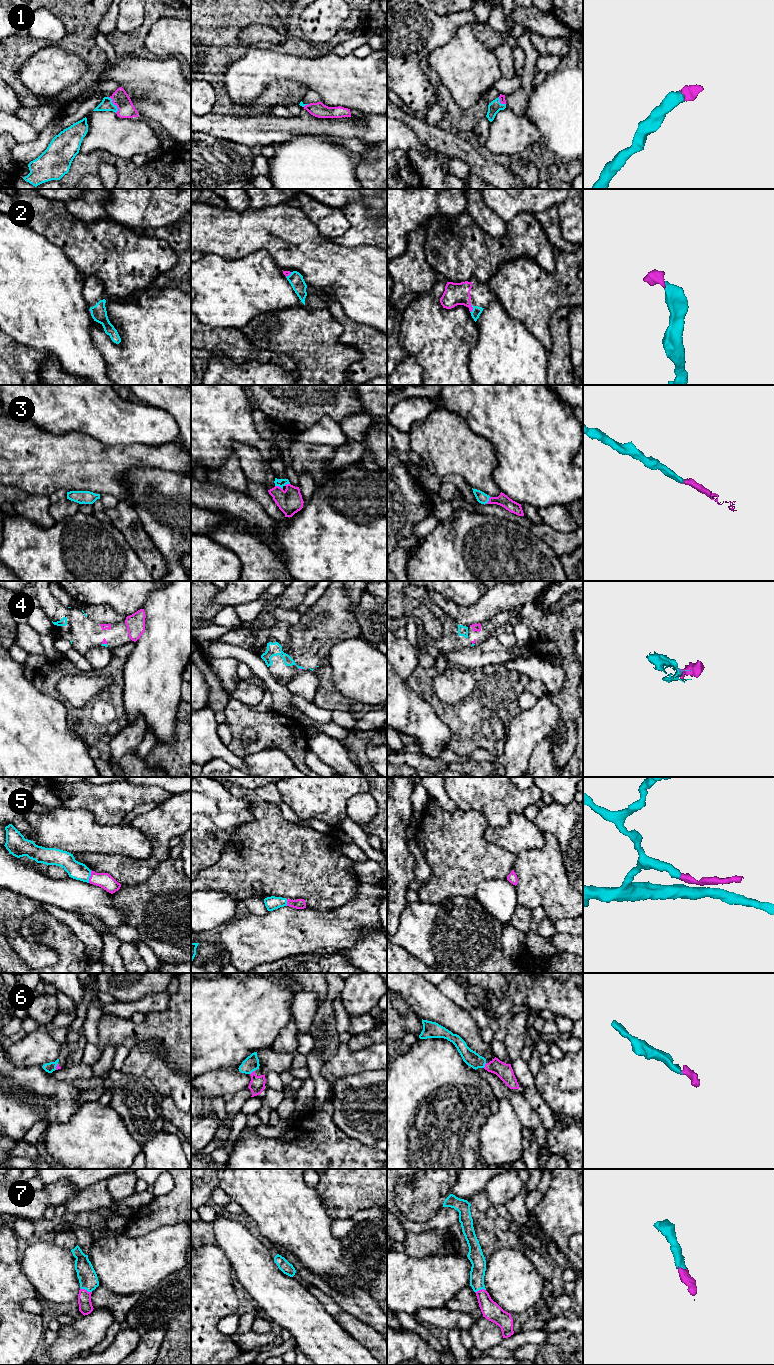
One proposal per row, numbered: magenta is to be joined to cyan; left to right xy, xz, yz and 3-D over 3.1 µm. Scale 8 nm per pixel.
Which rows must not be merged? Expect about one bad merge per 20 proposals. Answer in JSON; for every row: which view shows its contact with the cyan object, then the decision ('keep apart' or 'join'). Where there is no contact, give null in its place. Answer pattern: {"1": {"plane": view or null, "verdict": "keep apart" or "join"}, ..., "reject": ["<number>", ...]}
{"1": {"plane": "xy", "verdict": "join"}, "2": {"plane": "yz", "verdict": "join"}, "3": {"plane": "xz", "verdict": "join"}, "4": {"plane": "xy", "verdict": "join"}, "5": {"plane": "xy", "verdict": "join"}, "6": {"plane": "xz", "verdict": "join"}, "7": {"plane": "xy", "verdict": "join"}, "reject": []}

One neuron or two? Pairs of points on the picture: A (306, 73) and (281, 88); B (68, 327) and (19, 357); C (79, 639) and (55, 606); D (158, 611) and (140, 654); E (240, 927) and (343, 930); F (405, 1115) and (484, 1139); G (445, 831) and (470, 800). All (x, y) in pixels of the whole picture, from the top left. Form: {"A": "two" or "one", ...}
{"A": "two", "B": "two", "C": "one", "D": "one", "E": "one", "F": "two", "G": "two"}

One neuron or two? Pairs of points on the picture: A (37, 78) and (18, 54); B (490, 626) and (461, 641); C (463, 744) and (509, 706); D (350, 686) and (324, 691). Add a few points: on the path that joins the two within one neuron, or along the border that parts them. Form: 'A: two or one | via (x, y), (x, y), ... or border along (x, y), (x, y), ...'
A: two | border along (44, 48), (30, 55), (19, 66), (16, 75)
B: one | via (483, 630), (468, 635)
C: one | via (470, 730), (474, 722), (490, 706), (495, 706)
D: two | border along (331, 679), (334, 687), (344, 696), (357, 700)

